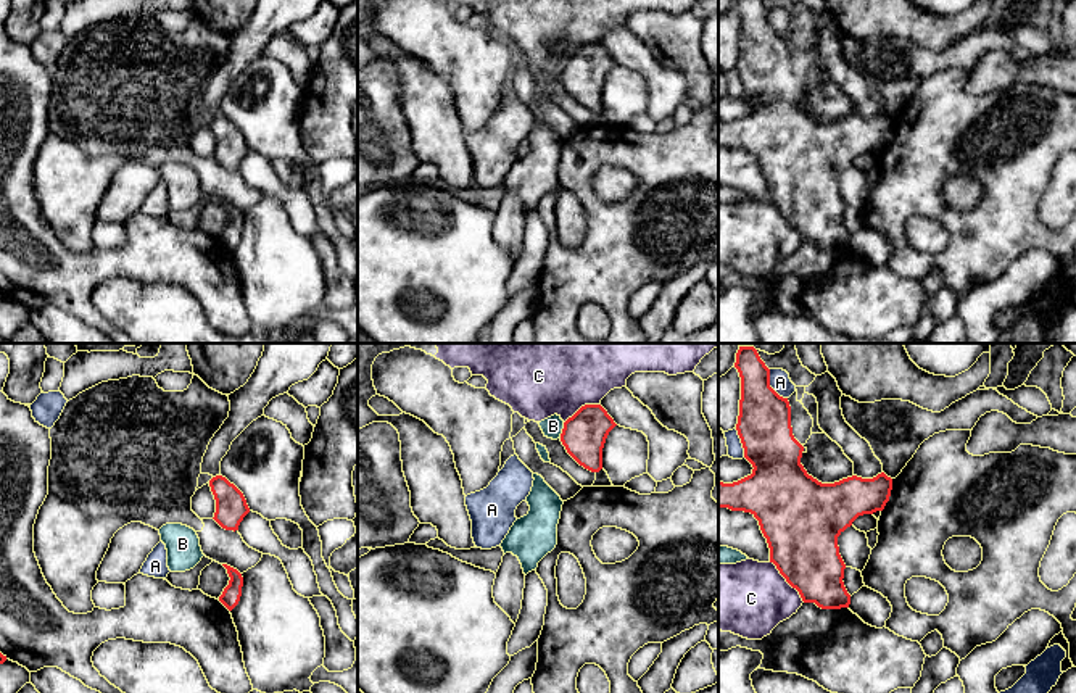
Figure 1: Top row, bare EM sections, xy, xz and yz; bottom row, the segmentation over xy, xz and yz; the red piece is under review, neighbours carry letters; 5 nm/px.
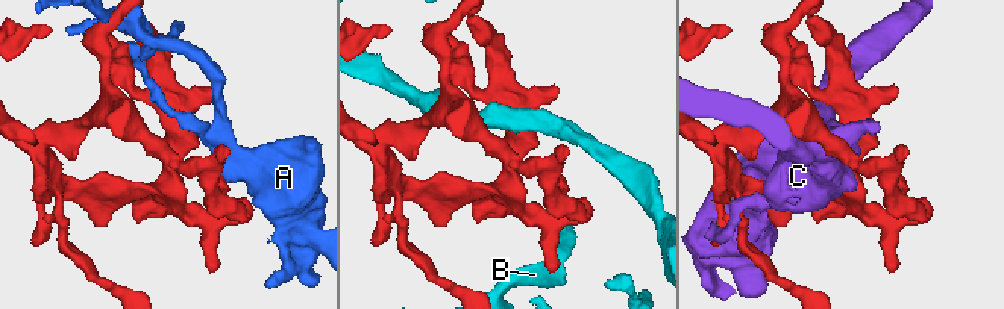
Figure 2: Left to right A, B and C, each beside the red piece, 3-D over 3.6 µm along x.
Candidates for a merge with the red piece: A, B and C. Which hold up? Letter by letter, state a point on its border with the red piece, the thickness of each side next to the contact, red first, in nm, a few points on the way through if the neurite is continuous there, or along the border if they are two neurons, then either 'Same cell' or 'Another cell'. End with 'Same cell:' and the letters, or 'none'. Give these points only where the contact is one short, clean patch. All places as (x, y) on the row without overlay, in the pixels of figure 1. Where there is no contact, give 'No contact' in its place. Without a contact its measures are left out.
A: Touches red at yz (769, 24). Thickness 280 nm (red) against 100 nm. Another cell
B: Touches red at xz (562, 70). Thickness 220 nm (red) against 100 nm. Same cell
C: Touches red at yz (786, 219). Thickness 360 nm (red) against 380 nm. Another cell
Same cell: B

